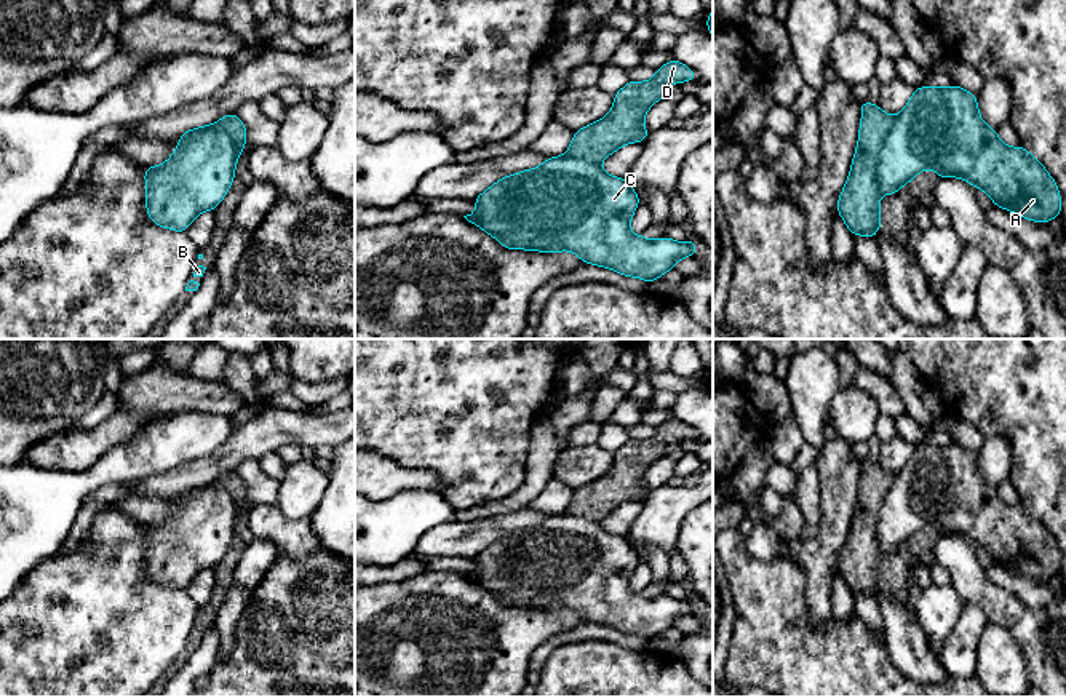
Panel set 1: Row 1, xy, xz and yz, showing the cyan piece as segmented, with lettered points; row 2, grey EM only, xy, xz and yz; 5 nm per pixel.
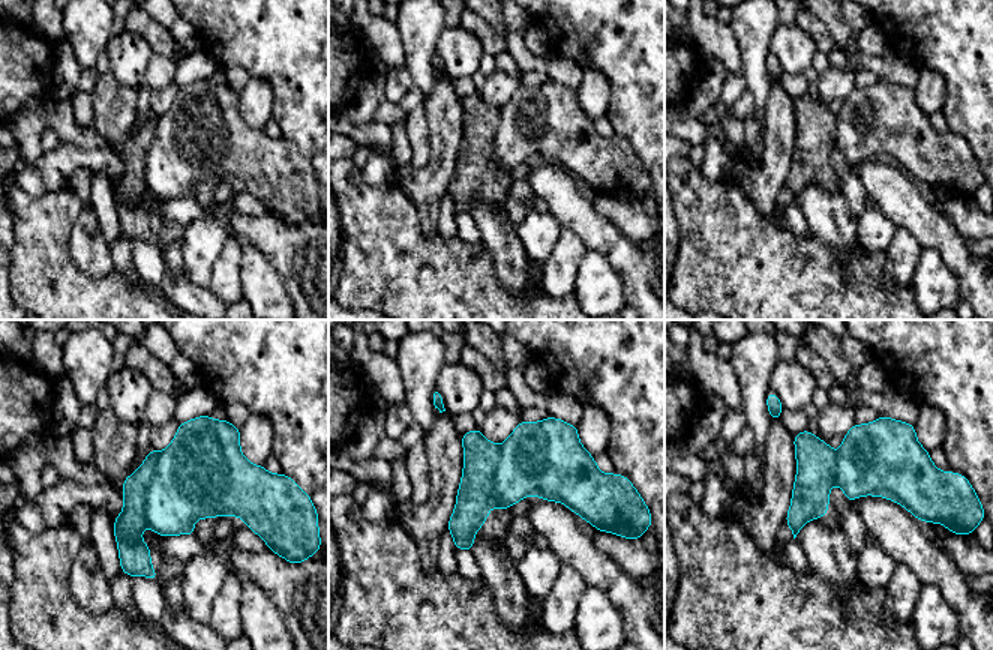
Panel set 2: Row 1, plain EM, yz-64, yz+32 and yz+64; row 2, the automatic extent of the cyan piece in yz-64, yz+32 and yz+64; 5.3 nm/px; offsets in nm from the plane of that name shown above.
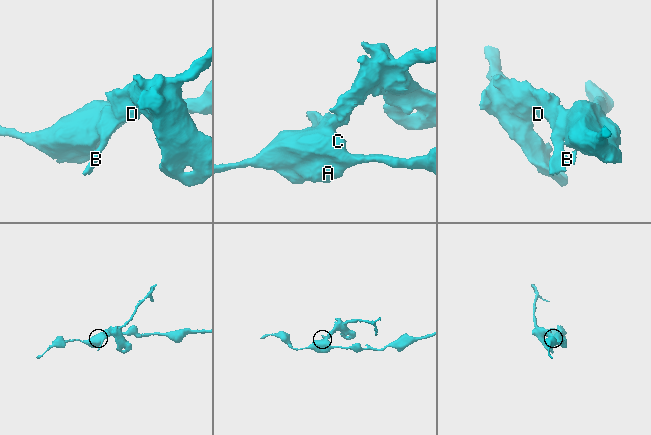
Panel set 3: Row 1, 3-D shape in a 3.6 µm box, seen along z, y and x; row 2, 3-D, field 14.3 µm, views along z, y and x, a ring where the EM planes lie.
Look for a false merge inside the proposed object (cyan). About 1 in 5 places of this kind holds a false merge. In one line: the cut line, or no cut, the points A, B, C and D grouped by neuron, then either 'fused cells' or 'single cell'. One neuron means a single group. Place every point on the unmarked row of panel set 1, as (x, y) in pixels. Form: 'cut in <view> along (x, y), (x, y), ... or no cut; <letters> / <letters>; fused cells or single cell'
cut in yz along (894, 475), (894, 483), (878, 523), (881, 550); A C / B D; fused cells

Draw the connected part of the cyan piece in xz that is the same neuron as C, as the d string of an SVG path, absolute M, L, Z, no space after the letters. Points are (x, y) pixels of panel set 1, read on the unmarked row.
M571 513L551 515L540 524L505 534L475 556L476 569L463 574L503 606L542 611L572 609L583 622L611 627L625 635L655 639L674 622L695 612L695 598L681 601L668 595L647 598L630 588L630 579L641 561L623 536L603 529L599 521Z

